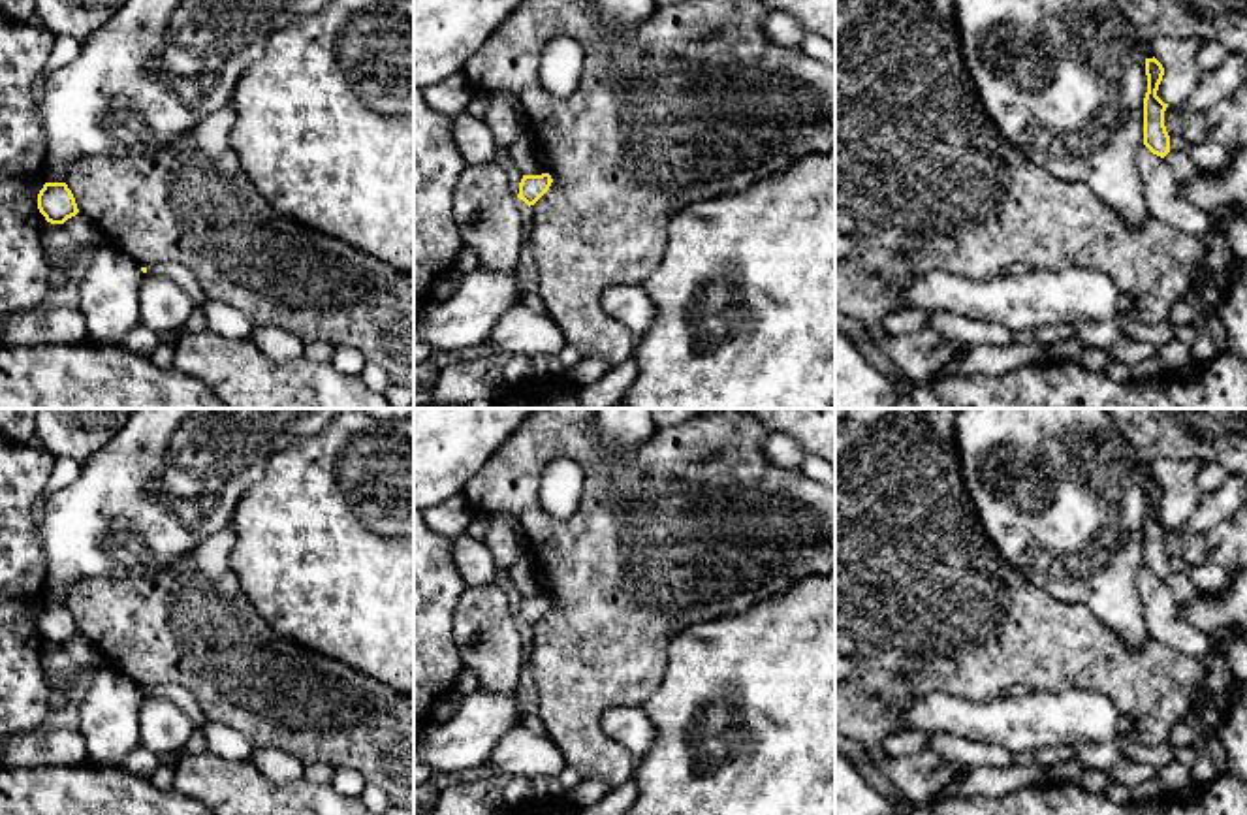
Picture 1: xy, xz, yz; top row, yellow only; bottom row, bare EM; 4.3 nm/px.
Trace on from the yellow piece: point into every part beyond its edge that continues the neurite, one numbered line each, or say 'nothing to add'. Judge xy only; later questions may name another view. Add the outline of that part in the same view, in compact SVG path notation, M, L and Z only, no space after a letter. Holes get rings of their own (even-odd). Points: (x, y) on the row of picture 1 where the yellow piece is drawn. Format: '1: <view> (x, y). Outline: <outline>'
1: xy (175, 271). Outline: M171 262L171 264L150 265L147 267L145 275L166 275L167 279L175 280L190 296L196 307L201 307L207 301L207 296L199 286L197 279L182 264Z

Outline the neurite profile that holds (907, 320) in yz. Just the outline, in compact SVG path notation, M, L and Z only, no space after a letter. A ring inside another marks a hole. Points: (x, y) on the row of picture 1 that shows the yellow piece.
M905 307L897 312L890 312L884 316L882 333L892 337L914 333L927 328L929 318L931 318L929 311Z

